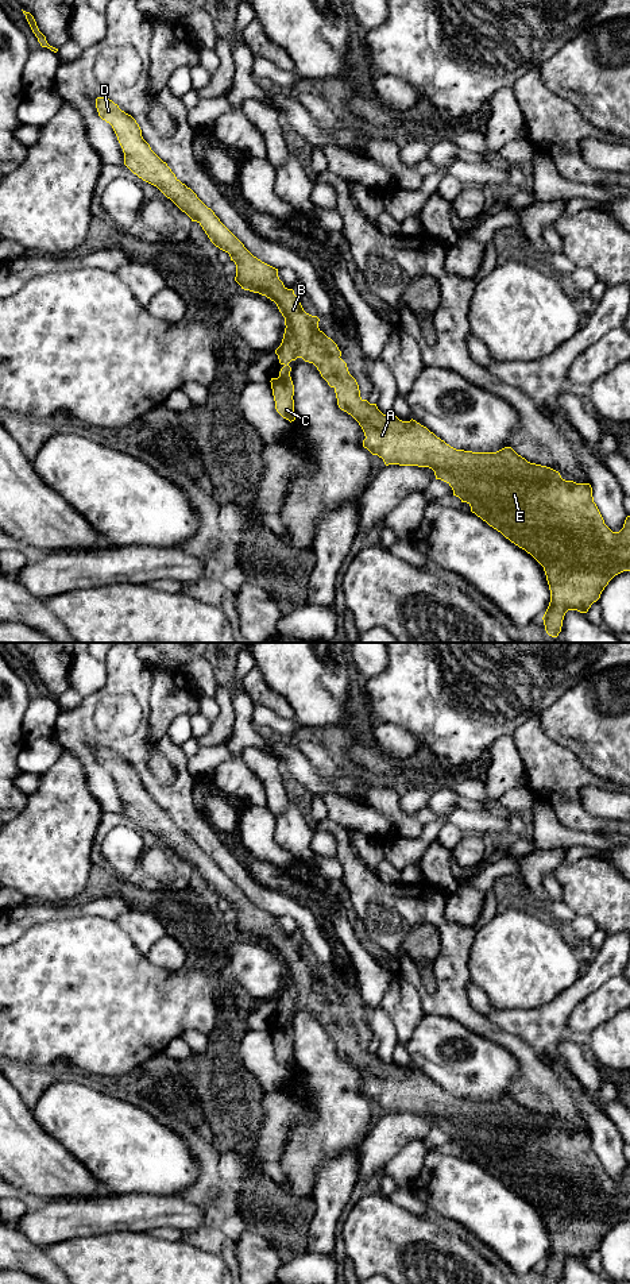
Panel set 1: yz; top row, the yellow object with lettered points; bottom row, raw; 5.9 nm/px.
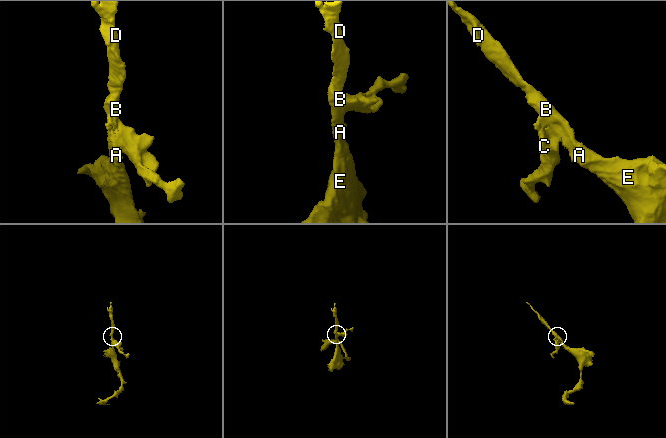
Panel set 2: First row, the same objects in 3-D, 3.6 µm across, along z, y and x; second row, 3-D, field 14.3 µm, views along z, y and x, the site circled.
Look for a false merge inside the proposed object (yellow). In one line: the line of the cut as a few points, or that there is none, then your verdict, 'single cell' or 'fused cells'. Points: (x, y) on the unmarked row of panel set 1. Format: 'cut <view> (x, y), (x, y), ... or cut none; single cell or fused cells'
cut none; single cell

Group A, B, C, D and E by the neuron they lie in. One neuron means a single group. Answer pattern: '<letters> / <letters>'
A B C D E

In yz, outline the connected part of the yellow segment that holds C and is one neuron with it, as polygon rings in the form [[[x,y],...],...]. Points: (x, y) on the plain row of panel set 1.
[[[105,745],[96,747],[98,764],[109,771],[124,801],[124,813],[143,829],[156,834],[192,870],[197,870],[210,890],[229,902],[236,913],[235,929],[244,938],[259,941],[274,949],[285,965],[285,982],[275,998],[283,1014],[278,1026],[271,1026],[271,1037],[277,1060],[290,1071],[295,1068],[294,1033],[289,1011],[297,1006],[313,1011],[321,1025],[335,1037],[337,1053],[351,1063],[362,1075],[366,1087],[363,1095],[383,1107],[384,1113],[429,1115],[436,1127],[447,1130],[453,1144],[471,1154],[471,1160],[500,1180],[506,1187],[530,1202],[542,1215],[550,1238],[550,1250],[542,1265],[549,1284],[559,1284],[568,1258],[587,1261],[600,1246],[608,1230],[623,1219],[630,1219],[630,1164],[623,1176],[612,1180],[594,1150],[590,1131],[565,1129],[560,1121],[541,1113],[530,1111],[511,1095],[496,1100],[472,1100],[456,1098],[437,1086],[416,1068],[402,1069],[391,1059],[383,1063],[376,1052],[360,1045],[356,1027],[349,1022],[347,1011],[340,1006],[337,992],[320,976],[317,964],[306,961],[294,942],[278,925],[278,917],[254,905],[244,892],[220,870],[197,842],[182,832],[143,787],[136,768]]]

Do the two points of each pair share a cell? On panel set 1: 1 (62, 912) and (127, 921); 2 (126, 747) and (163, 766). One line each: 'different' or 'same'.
1: same
2: different

